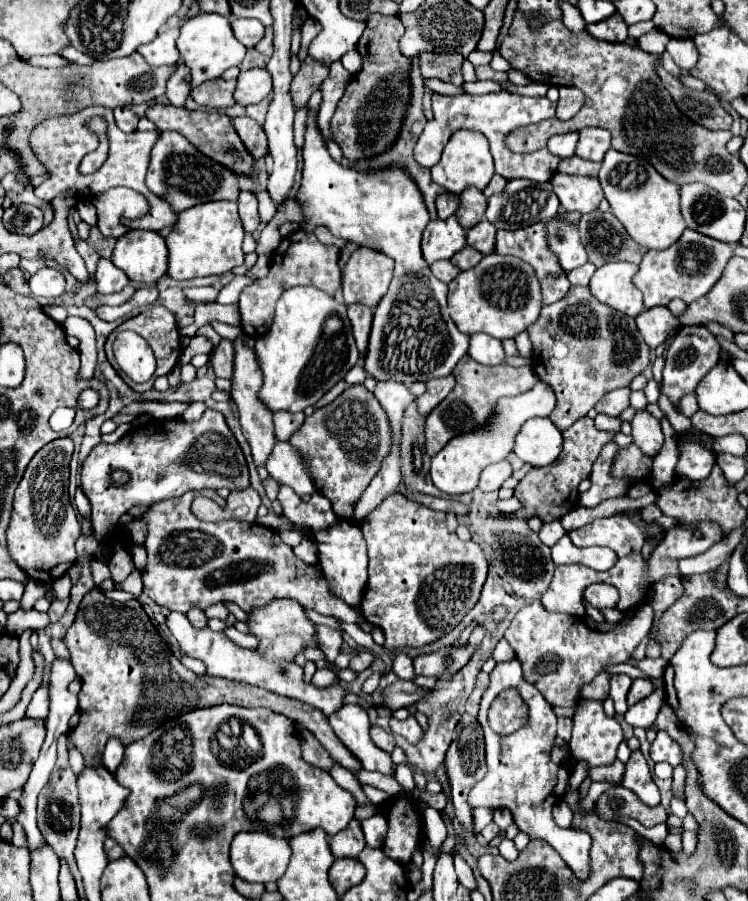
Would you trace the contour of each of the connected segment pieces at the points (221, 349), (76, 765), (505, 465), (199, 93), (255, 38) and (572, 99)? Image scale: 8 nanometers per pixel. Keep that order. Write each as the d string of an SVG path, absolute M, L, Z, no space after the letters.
M221 339L221 343L215 347L215 353L211 357L211 367L217 377L225 377L225 379L233 377L233 357L235 357L233 343Z
M69 745L69 765L71 765L75 775L79 775L83 771L83 767L85 767L81 753L77 753L77 749L73 745Z
M509 461L493 463L493 465L483 469L481 481L479 481L479 489L483 489L483 491L497 491L501 487L501 483L507 477L511 477L511 473L513 473L513 469L511 469Z
M211 79L201 83L197 89L191 91L191 97L197 105L207 107L207 109L225 109L225 107L233 107L235 99L233 99L233 91L235 91L237 81L223 81L223 79Z
M233 19L231 27L233 27L235 37L245 47L255 47L263 39L263 35L265 35L265 27L257 19Z
M559 87L559 107L557 107L557 117L559 119L571 119L585 103L585 95L575 89L575 87Z

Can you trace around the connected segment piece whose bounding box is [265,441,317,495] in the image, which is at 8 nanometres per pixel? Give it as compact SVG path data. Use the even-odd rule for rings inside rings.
M289 441L275 443L265 467L275 481L279 481L281 485L289 485L297 495L311 495L317 491L299 449L293 447Z

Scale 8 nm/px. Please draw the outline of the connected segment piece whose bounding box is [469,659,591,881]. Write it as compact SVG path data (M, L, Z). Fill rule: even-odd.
M517 659L499 663L491 673L491 685L485 691L481 699L479 709L479 723L485 731L485 751L487 751L487 775L471 789L469 793L469 805L471 807L487 807L487 809L509 809L513 815L513 823L517 829L529 839L543 839L547 841L567 863L575 876L584 881L591 871L590 849L591 837L584 831L573 829L561 829L555 825L551 817L551 807L555 805L555 799L561 799L565 795L567 783L569 783L569 767L551 763L551 749L556 740L556 715L553 707L543 699L543 695L523 679L521 663ZM515 687L529 707L529 721L519 729L519 733L511 733L507 737L501 737L491 731L487 723L487 711L491 705L491 697L497 697L501 691Z

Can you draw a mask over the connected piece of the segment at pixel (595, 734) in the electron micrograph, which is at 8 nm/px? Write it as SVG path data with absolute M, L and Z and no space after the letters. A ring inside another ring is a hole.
M581 699L577 703L573 717L573 737L571 737L571 757L575 763L585 761L589 769L599 765L611 765L617 759L617 747L621 741L623 741L621 725L605 715L601 701Z

